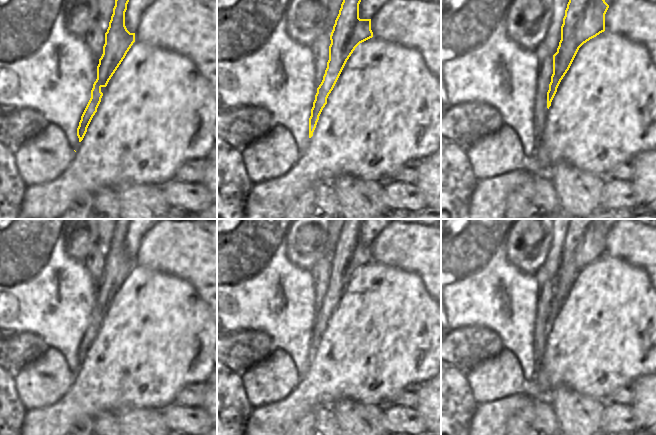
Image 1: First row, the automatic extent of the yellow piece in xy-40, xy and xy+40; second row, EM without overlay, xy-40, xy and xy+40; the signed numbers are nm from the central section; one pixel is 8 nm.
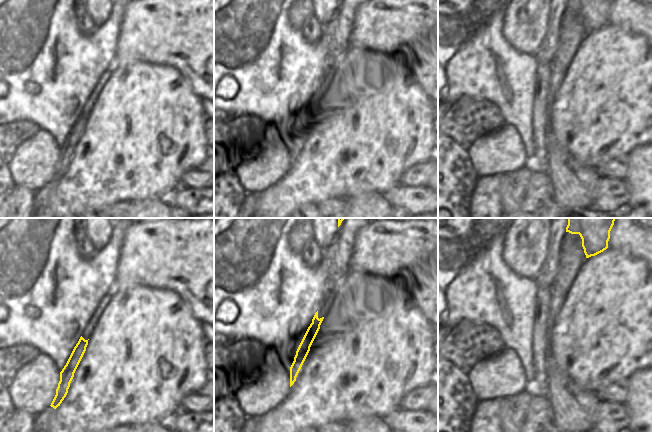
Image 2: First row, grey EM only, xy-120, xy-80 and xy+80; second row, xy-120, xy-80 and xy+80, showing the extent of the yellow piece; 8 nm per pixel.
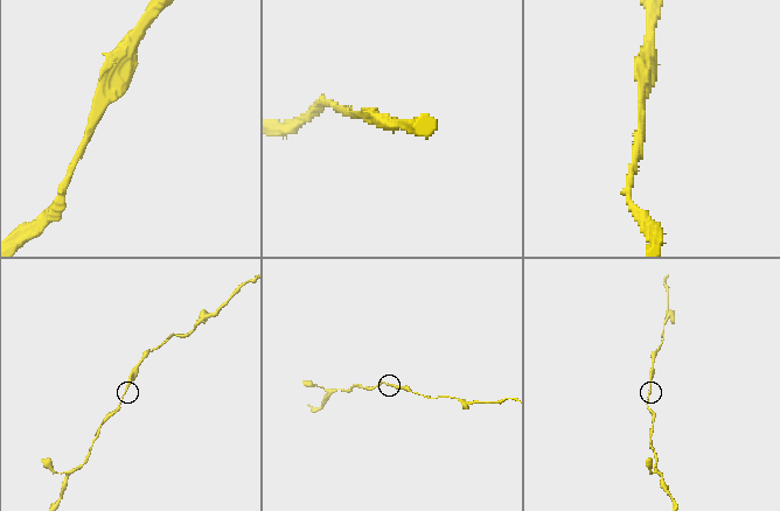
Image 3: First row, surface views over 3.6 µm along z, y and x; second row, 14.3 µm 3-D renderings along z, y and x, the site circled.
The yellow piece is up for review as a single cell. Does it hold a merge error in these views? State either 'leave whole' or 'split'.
leave whole

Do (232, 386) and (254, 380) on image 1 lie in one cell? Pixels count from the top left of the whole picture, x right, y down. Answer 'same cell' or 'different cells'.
different cells

